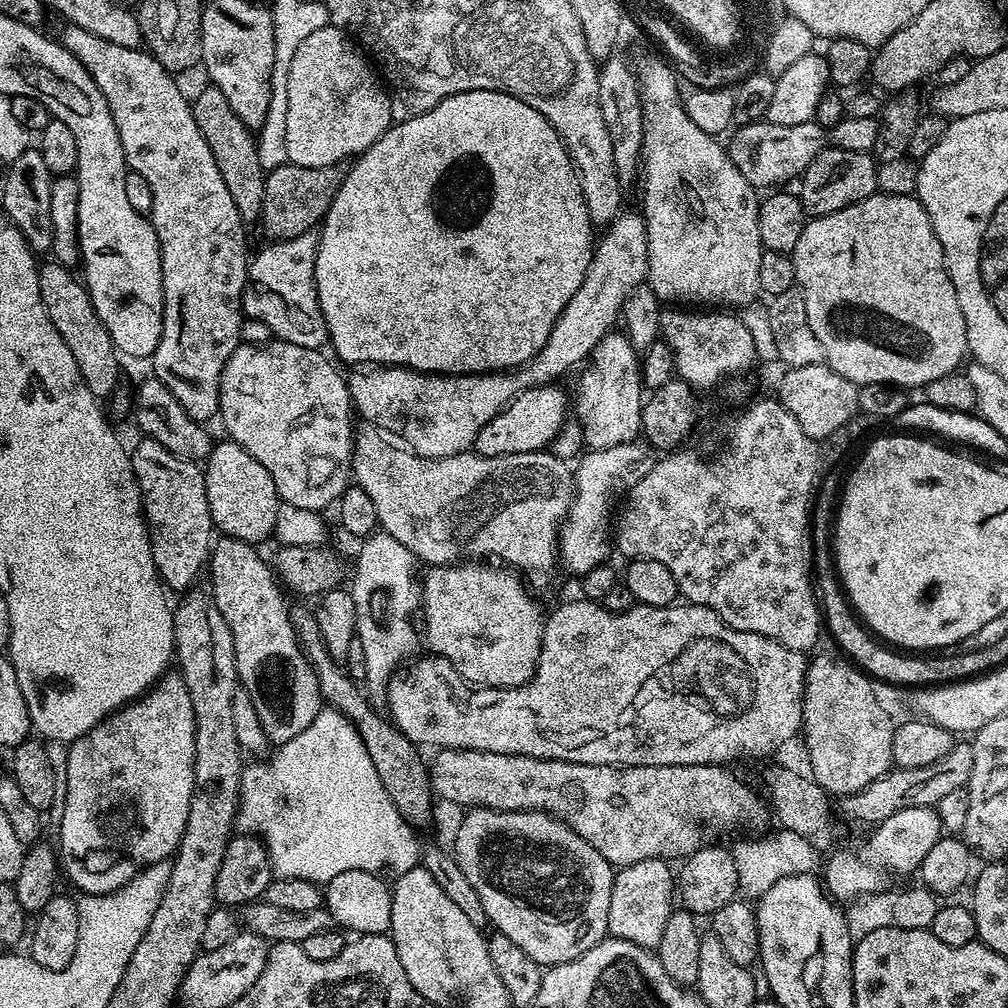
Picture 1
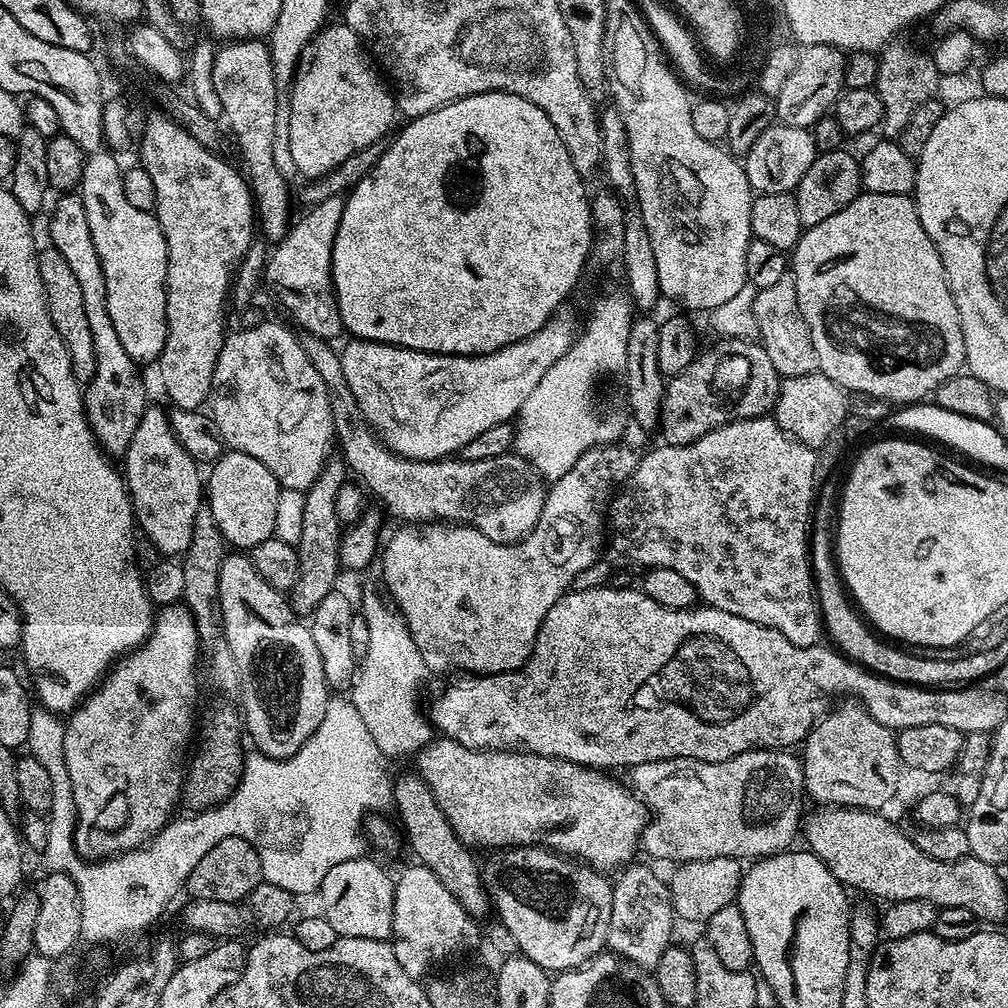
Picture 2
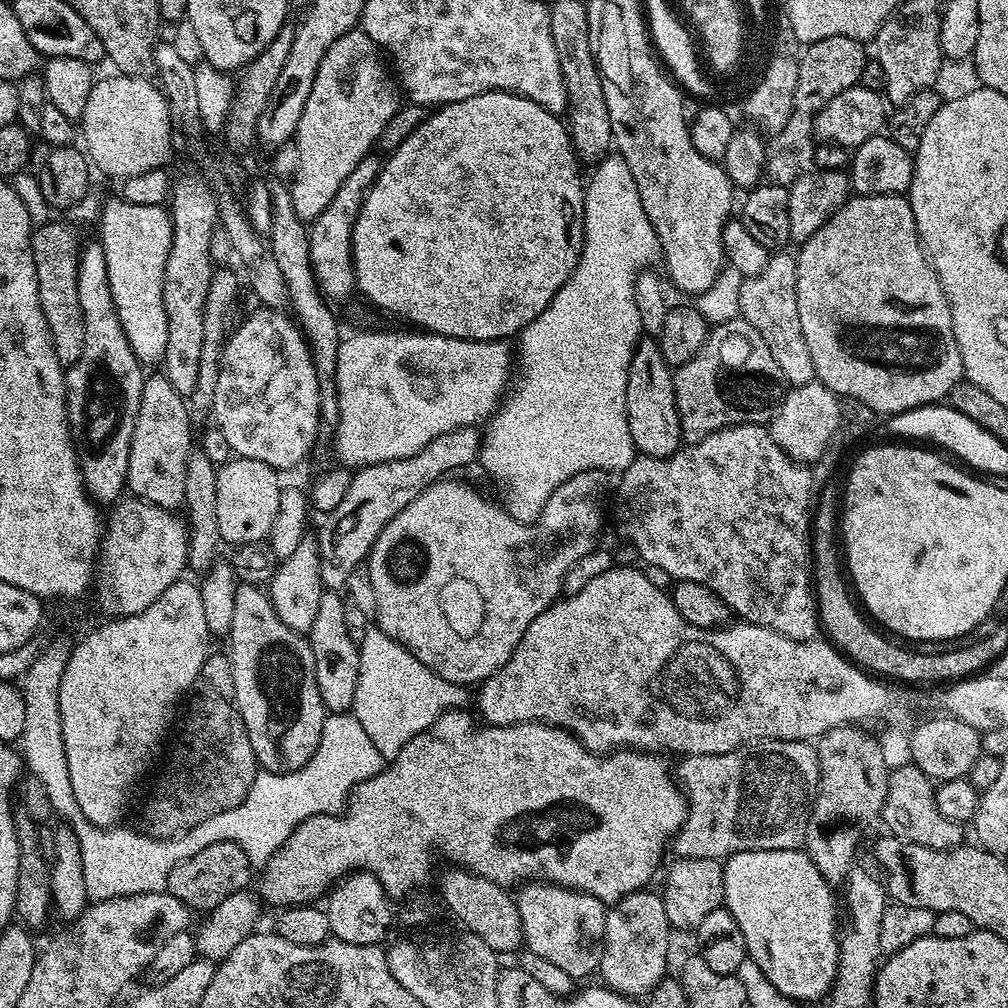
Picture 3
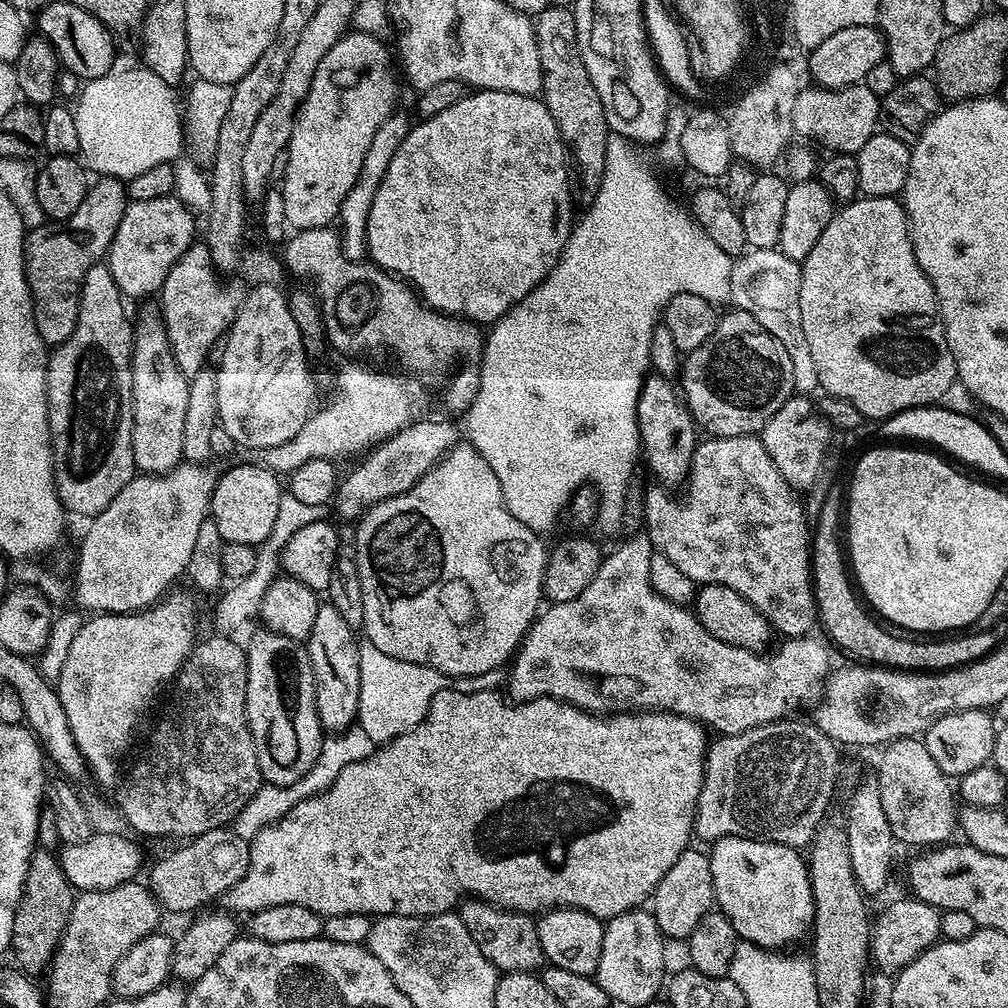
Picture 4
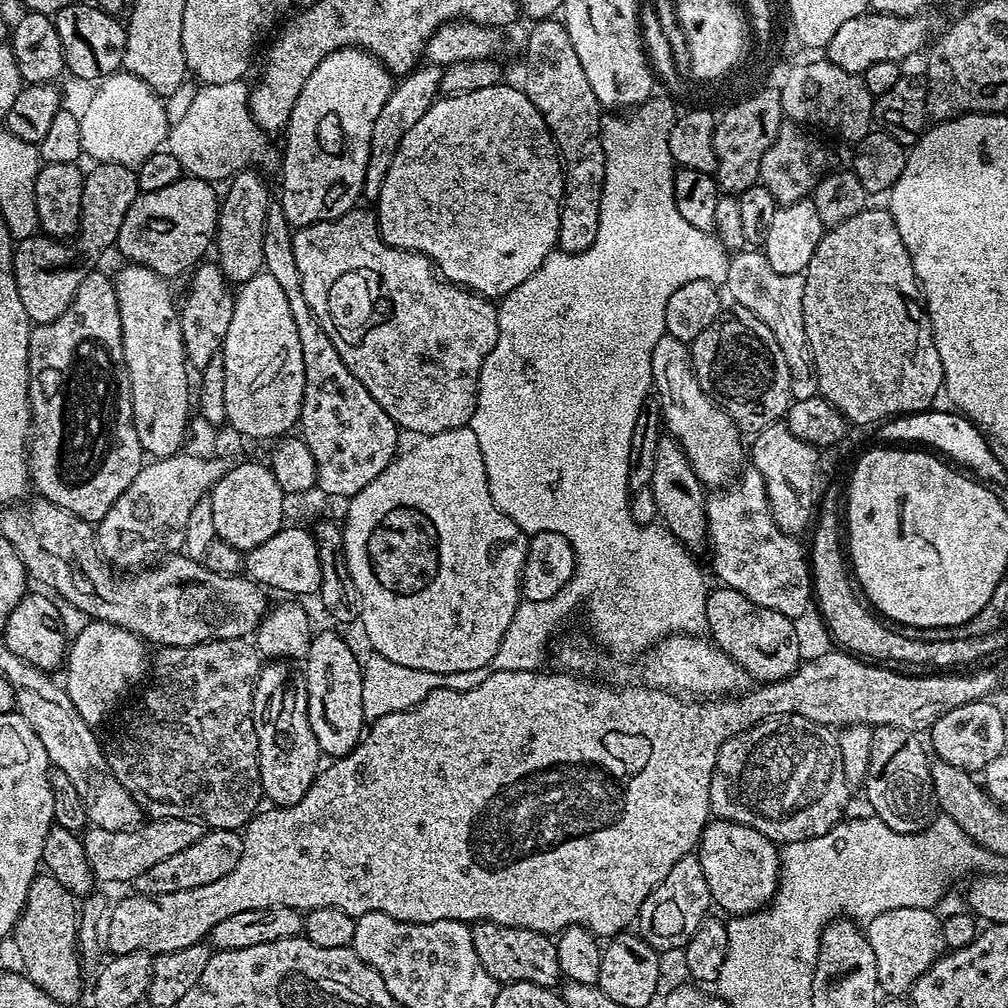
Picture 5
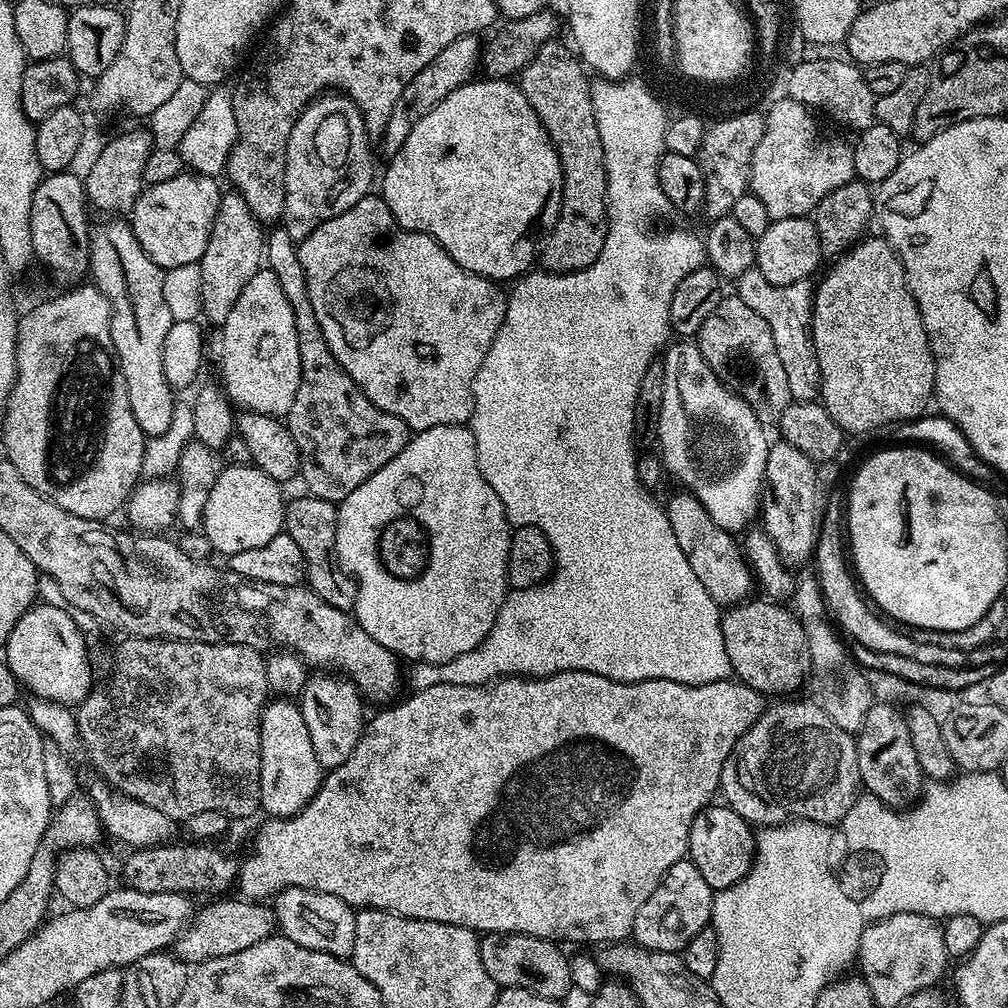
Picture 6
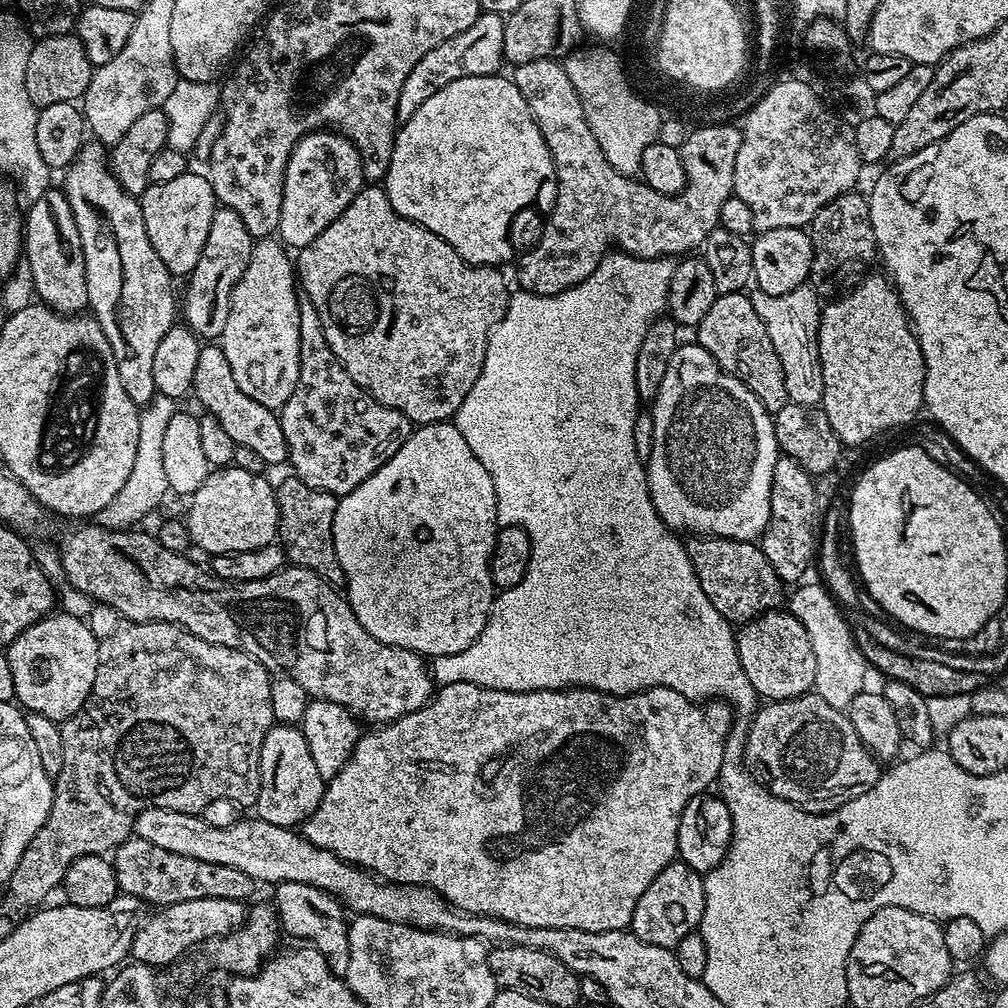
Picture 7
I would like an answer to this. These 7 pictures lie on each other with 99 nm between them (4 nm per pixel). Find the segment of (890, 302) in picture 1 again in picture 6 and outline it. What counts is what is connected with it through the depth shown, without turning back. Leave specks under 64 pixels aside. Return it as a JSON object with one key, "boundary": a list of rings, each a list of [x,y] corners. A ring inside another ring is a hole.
{"boundary":[[[869,235],[867,238],[861,238],[851,245],[847,250],[839,253],[831,261],[832,269],[819,277],[818,283],[814,288],[812,297],[812,345],[818,358],[818,370],[820,371],[820,394],[824,409],[838,422],[838,426],[846,434],[852,432],[872,432],[875,428],[880,428],[883,424],[899,425],[901,422],[912,421],[917,417],[925,415],[924,408],[933,399],[936,391],[936,359],[932,353],[932,342],[928,338],[928,331],[922,322],[922,314],[918,310],[916,300],[908,289],[908,283],[904,277],[904,267],[898,258],[898,254],[884,239],[883,235]]]}

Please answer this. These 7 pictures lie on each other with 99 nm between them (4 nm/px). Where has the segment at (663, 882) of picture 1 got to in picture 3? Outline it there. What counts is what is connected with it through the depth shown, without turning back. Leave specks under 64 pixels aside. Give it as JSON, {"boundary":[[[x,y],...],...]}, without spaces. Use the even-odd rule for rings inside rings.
{"boundary":[[[641,890],[632,892],[629,896],[623,896],[618,903],[607,909],[604,917],[604,949],[598,969],[603,983],[620,992],[624,996],[633,998],[647,997],[648,993],[658,986],[658,982],[665,979],[668,968],[668,932],[670,925],[666,918],[666,906],[663,895],[659,891]]]}

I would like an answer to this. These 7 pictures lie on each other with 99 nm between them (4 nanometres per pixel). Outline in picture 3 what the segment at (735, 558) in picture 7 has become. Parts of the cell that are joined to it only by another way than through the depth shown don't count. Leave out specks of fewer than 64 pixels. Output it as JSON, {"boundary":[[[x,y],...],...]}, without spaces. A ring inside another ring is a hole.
{"boundary":[[[640,339],[630,358],[630,370],[626,378],[626,418],[630,426],[630,438],[639,455],[666,458],[682,446],[673,375],[666,358],[662,358],[659,339]]]}

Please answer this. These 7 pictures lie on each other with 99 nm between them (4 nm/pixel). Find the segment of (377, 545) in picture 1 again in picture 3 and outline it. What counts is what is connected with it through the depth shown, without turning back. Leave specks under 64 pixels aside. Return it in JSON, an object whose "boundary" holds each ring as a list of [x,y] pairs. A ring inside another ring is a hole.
{"boundary":[[[369,627],[367,634],[358,641],[358,647],[358,690],[354,690],[350,712],[362,722],[362,730],[366,730],[378,754],[386,758],[398,755],[410,738],[422,734],[422,730],[432,725],[442,713],[467,705],[464,703],[468,700],[469,689],[465,685],[451,684],[434,674],[380,627]]]}

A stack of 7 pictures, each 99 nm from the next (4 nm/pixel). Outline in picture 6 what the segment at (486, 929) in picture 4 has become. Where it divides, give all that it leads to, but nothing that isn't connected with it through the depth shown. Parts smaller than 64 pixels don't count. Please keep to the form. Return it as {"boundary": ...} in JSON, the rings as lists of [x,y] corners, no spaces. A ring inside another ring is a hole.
{"boundary":[[[490,932],[479,937],[480,957],[482,966],[486,966],[486,974],[494,978],[494,982],[500,988],[521,988],[530,990],[534,994],[542,994],[542,998],[563,1001],[564,995],[574,988],[574,978],[570,974],[570,956],[564,953],[559,943],[555,940],[543,940],[534,938],[530,934],[518,934],[517,932]]]}

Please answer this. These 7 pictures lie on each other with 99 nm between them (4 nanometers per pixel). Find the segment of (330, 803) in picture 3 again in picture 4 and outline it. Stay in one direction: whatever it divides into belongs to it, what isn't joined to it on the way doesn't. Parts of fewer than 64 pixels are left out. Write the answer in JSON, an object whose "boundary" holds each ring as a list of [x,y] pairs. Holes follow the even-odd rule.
{"boundary":[[[358,726],[348,728],[345,732],[329,735],[320,745],[320,753],[314,766],[310,766],[310,770],[302,779],[281,788],[265,783],[256,791],[254,798],[250,798],[250,802],[246,802],[246,806],[237,814],[234,821],[235,832],[243,840],[251,841],[252,837],[257,836],[263,828],[281,820],[298,802],[311,796],[317,796],[319,792],[324,792],[338,778],[338,774],[342,774],[342,770],[346,766],[350,766],[350,762],[358,762],[362,758],[366,758],[371,752],[376,751],[377,747],[377,744],[366,735],[366,730],[362,730]]]}

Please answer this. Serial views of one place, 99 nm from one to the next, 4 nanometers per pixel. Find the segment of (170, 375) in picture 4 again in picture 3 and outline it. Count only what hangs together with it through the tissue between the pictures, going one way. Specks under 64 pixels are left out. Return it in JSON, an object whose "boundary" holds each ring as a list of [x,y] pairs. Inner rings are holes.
{"boundary":[[[163,374],[149,375],[144,382],[138,418],[134,422],[134,434],[130,442],[126,488],[135,499],[173,510],[183,505],[188,459],[194,451],[192,423],[194,420],[185,397],[180,396],[178,390],[170,386]]]}

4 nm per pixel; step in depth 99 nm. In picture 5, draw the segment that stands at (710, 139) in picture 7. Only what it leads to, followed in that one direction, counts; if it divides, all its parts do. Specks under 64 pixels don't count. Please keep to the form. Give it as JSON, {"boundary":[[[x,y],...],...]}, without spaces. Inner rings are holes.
{"boundary":[[[563,19],[538,20],[531,27],[528,32],[528,45],[524,48],[522,87],[530,102],[534,102],[538,114],[542,114],[548,124],[548,131],[556,142],[564,169],[564,201],[560,204],[560,225],[556,242],[559,251],[581,252],[592,245],[594,238],[598,238],[600,203],[604,189],[604,147],[600,137],[602,109],[590,87],[590,81],[586,79],[586,70],[582,70],[582,62],[578,62],[578,53],[574,51],[574,42],[570,42],[570,34]],[[764,91],[760,94],[746,96],[731,108],[723,109],[714,130],[714,152],[716,154],[714,175],[716,183],[725,193],[738,194],[759,181],[762,158],[766,150],[770,150],[785,120],[779,92]]]}

